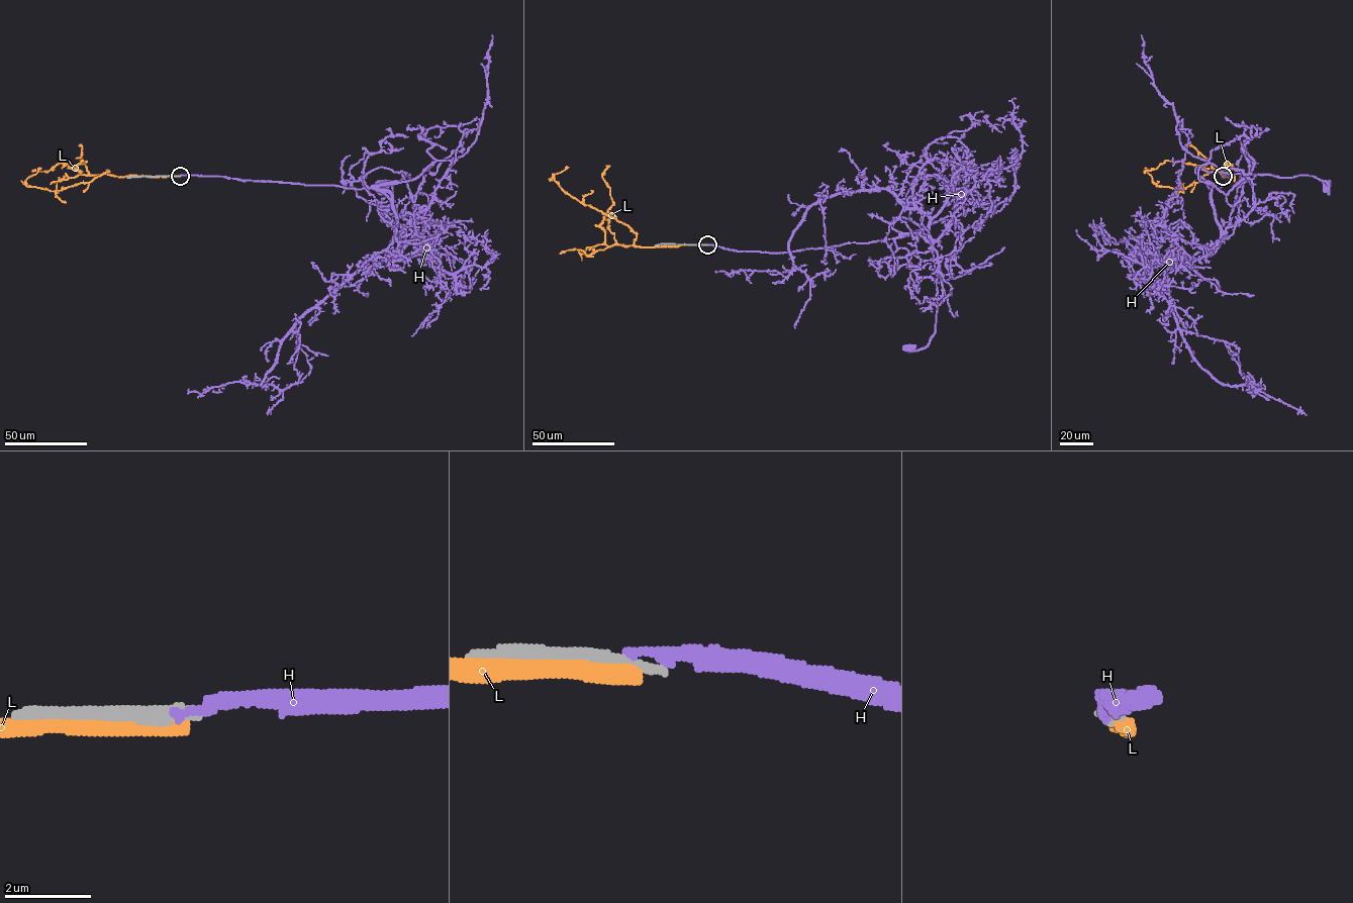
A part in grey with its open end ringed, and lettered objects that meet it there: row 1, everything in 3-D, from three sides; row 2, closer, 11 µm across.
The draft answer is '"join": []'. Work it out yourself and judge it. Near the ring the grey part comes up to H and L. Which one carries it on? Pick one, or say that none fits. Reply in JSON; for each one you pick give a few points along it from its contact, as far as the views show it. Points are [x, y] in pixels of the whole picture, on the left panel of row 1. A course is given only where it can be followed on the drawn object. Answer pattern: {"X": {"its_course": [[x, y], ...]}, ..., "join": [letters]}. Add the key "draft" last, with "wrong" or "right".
{"join": [], "draft": "right"}

